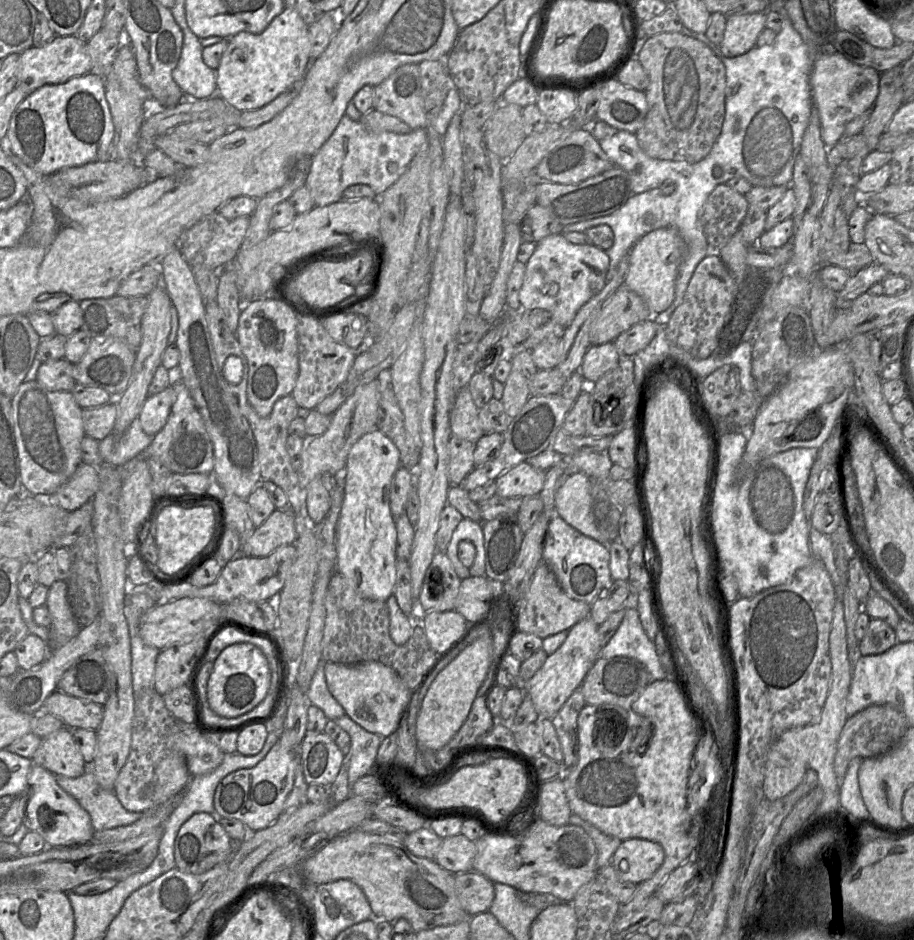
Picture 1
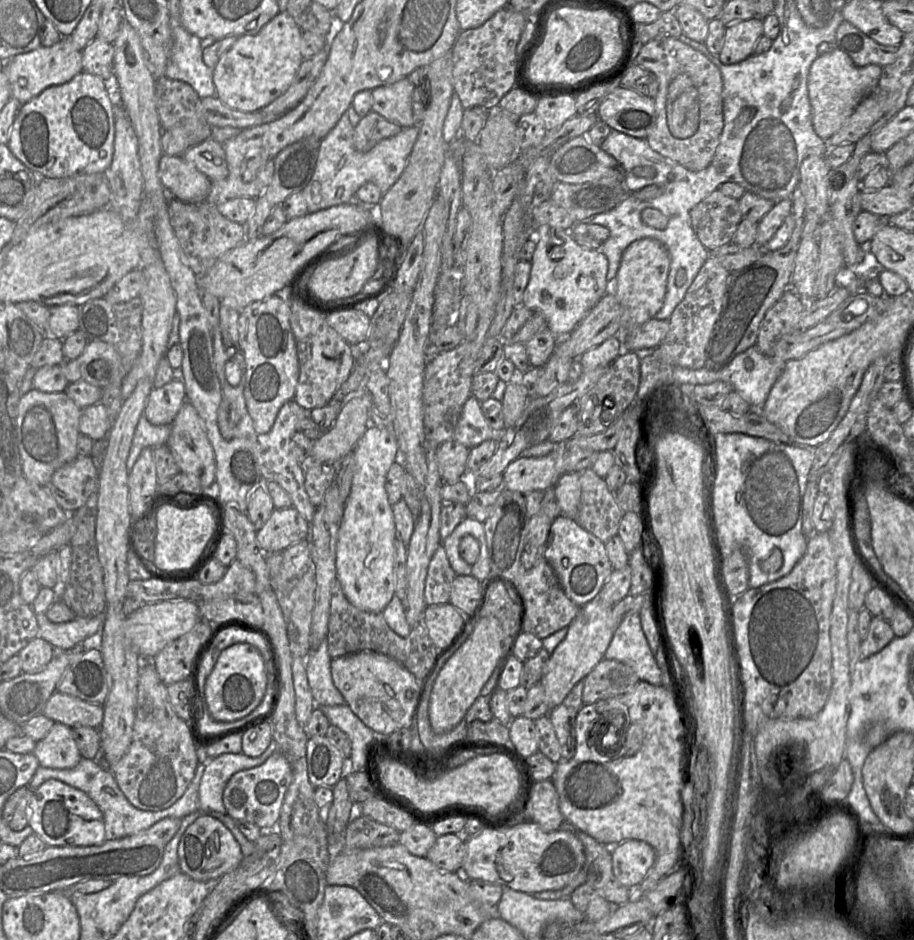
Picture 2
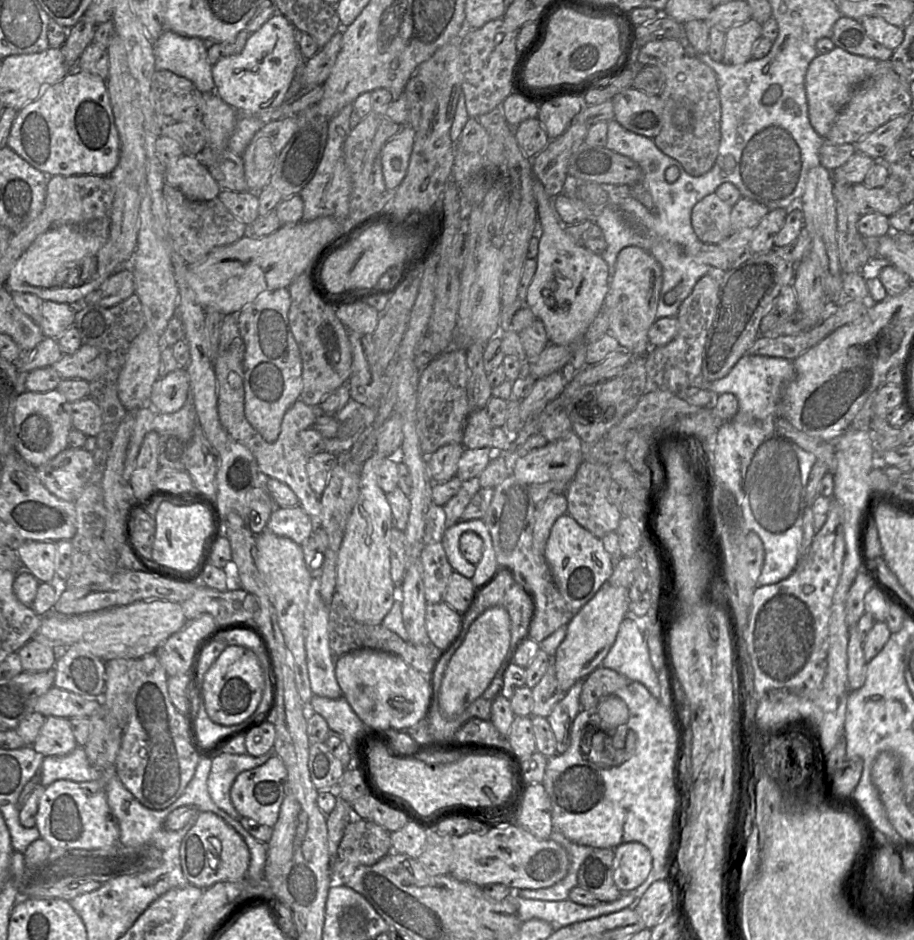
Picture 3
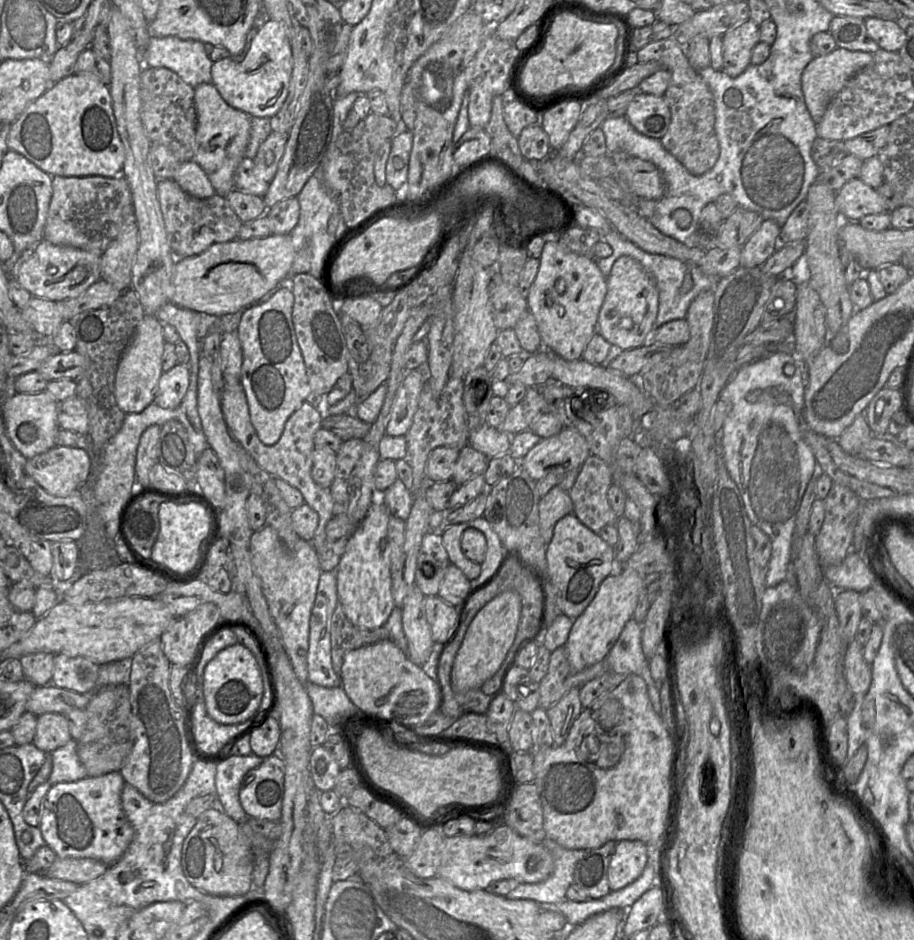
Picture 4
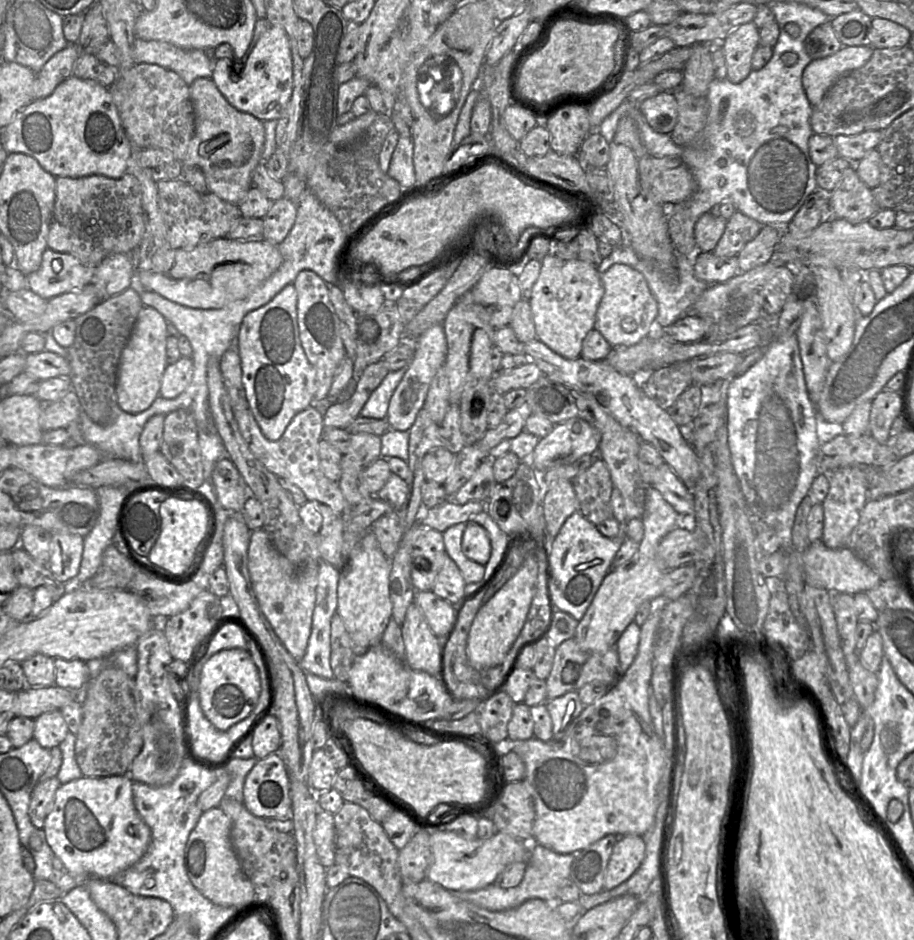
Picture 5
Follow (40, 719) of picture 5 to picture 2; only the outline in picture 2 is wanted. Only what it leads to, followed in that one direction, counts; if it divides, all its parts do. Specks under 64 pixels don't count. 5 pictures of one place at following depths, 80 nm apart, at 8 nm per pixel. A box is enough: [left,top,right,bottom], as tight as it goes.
[33,722,82,769]

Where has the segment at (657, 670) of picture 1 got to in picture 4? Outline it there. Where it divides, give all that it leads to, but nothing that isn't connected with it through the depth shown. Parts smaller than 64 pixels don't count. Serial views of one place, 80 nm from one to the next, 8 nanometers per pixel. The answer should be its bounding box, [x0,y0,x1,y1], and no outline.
[605,617,661,714]

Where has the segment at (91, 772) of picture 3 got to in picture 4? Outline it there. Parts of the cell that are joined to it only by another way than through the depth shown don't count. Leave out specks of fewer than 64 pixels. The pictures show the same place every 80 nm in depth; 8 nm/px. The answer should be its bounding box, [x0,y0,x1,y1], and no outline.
[48,738,88,785]

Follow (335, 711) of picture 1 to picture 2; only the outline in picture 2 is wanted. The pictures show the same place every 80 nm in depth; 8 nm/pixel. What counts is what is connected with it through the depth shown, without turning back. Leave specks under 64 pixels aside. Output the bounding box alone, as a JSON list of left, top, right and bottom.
[306,639,346,706]

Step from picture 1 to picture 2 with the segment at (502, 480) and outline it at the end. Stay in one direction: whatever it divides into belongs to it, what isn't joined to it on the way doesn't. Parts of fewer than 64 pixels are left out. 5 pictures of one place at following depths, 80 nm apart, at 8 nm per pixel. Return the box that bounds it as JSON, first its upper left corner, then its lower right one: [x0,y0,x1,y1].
[503,443,566,495]

